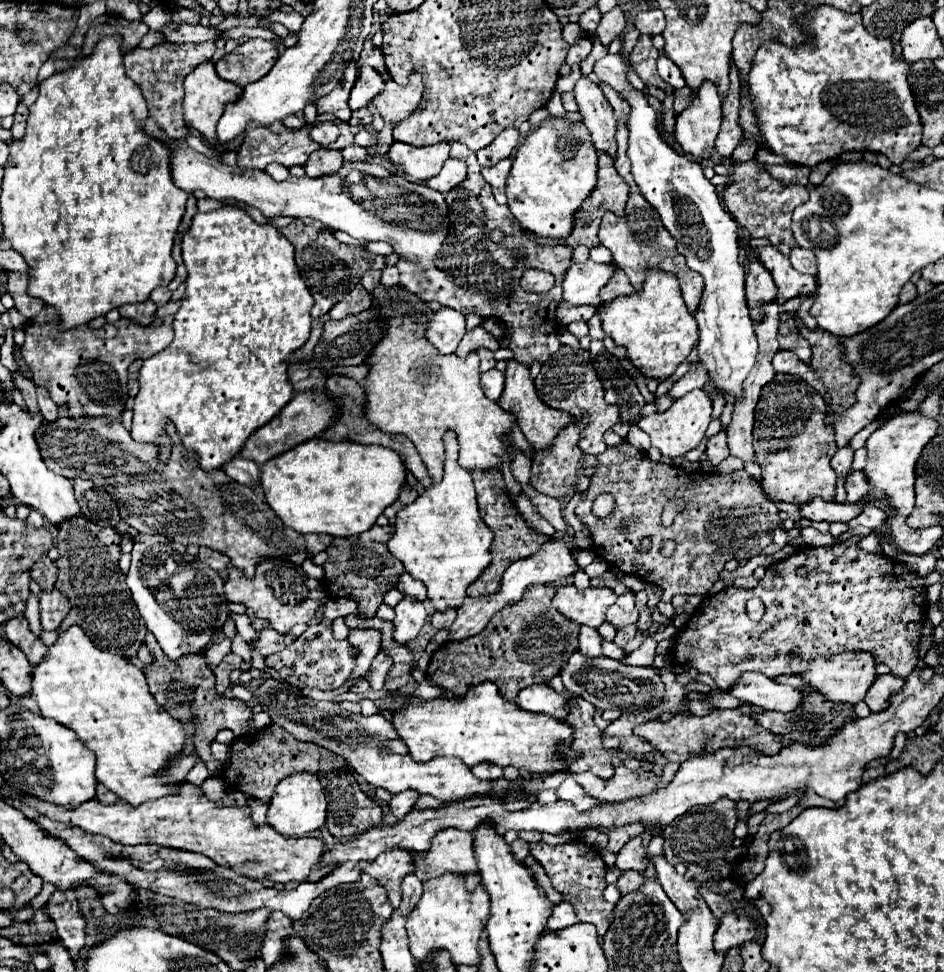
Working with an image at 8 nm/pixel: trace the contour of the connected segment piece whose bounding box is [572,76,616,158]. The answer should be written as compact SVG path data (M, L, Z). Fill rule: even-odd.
M582 76L574 86L574 98L578 104L578 112L582 114L584 126L592 134L592 142L596 150L608 152L612 158L616 154L616 120L612 106L608 104L600 84Z

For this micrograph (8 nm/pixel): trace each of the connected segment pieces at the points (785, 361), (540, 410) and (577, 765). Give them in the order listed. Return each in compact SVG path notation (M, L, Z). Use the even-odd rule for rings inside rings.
M800 322L800 334L804 338L808 338L810 346L812 346L812 358L810 362L802 362L798 360L798 356L790 350L778 350L774 360L772 360L772 366L776 372L786 372L786 374L794 374L798 378L802 378L804 382L812 384L820 394L826 394L826 404L828 408L834 412L834 414L840 414L844 412L848 406L854 404L854 390L858 386L858 378L852 374L850 366L842 360L842 348L838 346L838 338L836 336L830 336L828 332L822 332L822 330L808 330L804 328L804 324Z
M508 360L508 368L506 368L506 388L498 400L498 404L516 416L518 426L522 430L522 434L526 436L526 440L536 448L548 448L550 442L556 438L556 434L572 420L572 416L568 412L558 412L554 408L546 408L546 404L542 404L542 400L538 400L538 392L534 388L534 382L530 378L530 368L524 366L518 360Z
M570 698L570 712L566 714L566 724L574 728L574 740L570 748L562 748L570 772L592 772L598 778L614 776L610 752L602 746L602 732L594 724L596 708L584 698Z

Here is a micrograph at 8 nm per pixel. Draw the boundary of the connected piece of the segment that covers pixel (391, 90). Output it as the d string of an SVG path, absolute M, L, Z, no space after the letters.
M412 72L408 84L398 84L394 80L384 82L384 92L374 98L374 106L382 114L382 118L390 124L398 124L408 118L422 100L422 76L420 72Z

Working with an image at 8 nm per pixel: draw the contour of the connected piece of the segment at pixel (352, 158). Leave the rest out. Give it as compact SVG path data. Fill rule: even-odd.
M358 144L346 146L342 150L342 156L344 156L346 162L368 162L370 160L370 154L362 146L358 146Z

